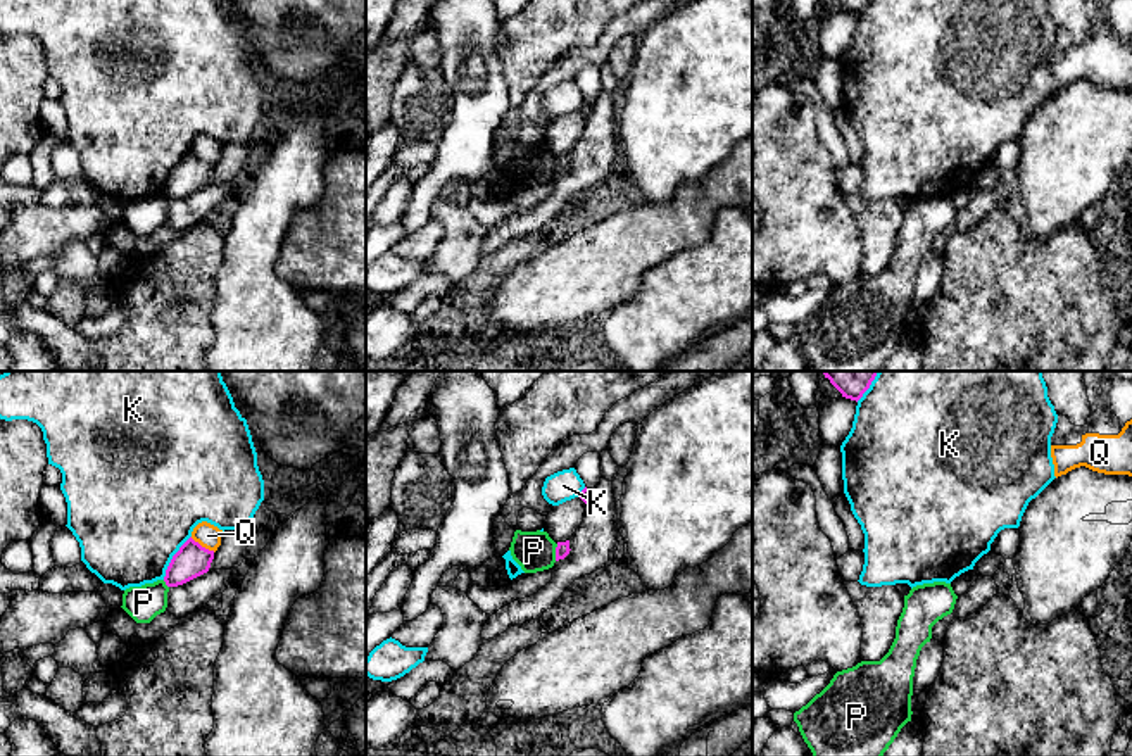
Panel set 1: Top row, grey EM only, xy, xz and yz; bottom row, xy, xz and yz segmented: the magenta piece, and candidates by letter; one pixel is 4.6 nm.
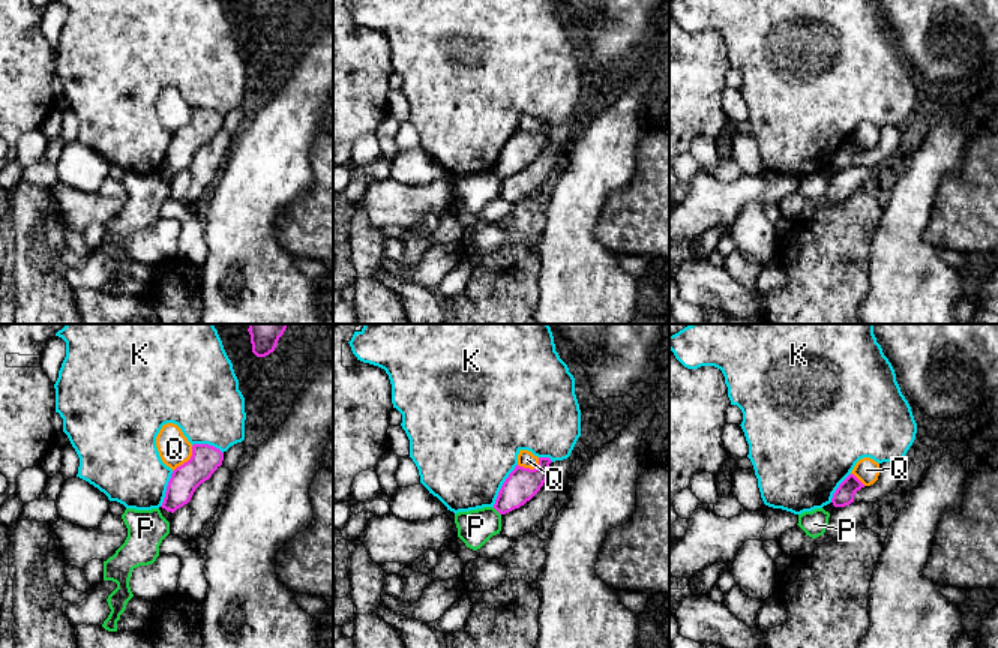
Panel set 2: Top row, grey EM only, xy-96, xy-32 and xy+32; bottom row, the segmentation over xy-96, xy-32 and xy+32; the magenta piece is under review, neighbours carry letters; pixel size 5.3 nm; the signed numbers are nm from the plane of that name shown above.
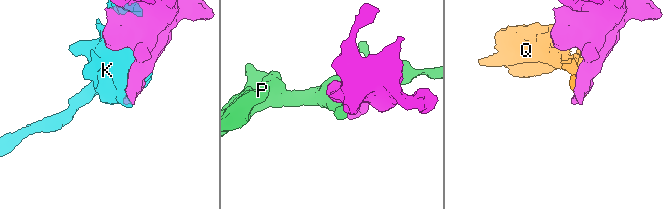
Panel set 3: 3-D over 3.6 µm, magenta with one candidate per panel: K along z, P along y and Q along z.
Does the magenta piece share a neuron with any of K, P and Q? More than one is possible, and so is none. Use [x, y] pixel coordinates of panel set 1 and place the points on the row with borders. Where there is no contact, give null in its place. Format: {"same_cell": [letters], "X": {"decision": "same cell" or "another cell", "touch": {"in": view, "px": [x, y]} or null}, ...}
{"same_cell": [], "K": {"decision": "another cell", "touch": {"in": "xy", "px": [173, 558]}}, "P": {"decision": "another cell", "touch": {"in": "xz", "px": [556, 553]}}, "Q": {"decision": "another cell", "touch": {"in": "xy", "px": [201, 546]}}}

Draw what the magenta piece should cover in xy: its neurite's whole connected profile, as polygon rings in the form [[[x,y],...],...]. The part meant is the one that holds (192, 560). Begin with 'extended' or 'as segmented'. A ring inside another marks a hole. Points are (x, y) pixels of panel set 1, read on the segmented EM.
as segmented; [[[192,537],[173,556],[164,582],[167,587],[183,585],[209,571],[214,551],[202,547]]]

